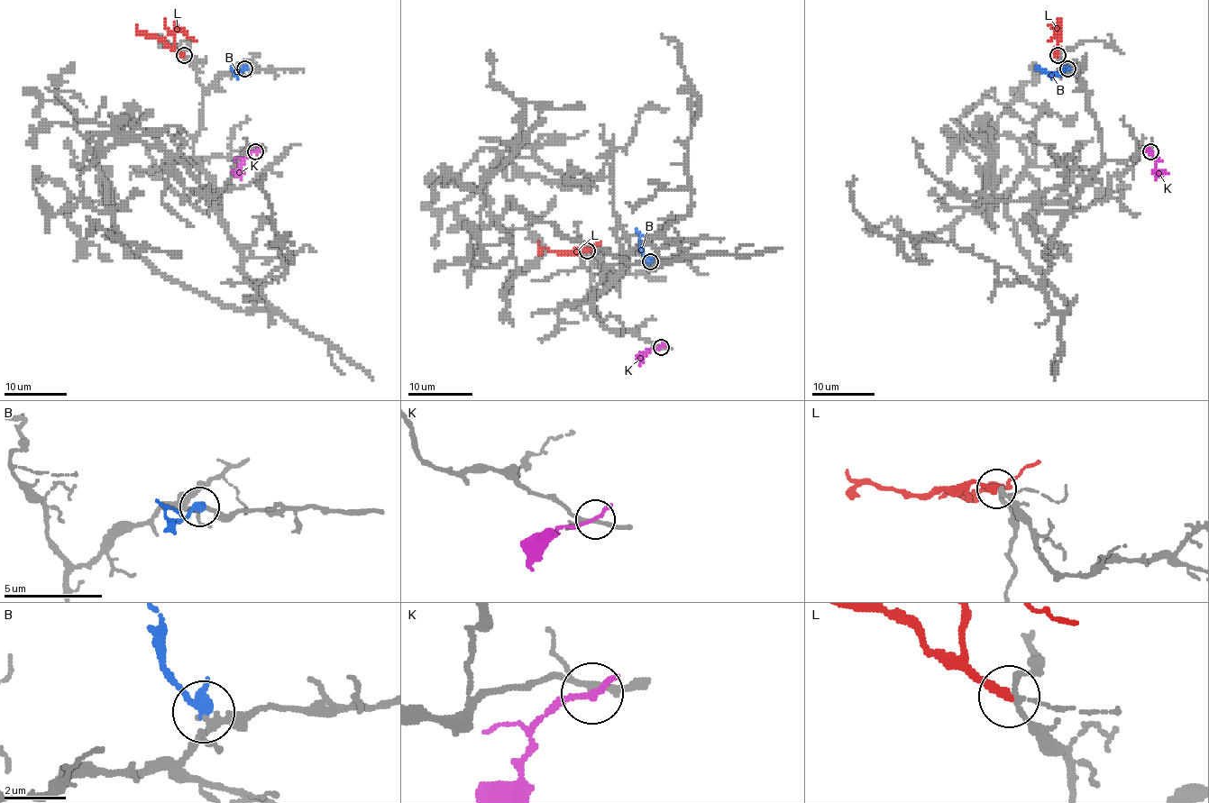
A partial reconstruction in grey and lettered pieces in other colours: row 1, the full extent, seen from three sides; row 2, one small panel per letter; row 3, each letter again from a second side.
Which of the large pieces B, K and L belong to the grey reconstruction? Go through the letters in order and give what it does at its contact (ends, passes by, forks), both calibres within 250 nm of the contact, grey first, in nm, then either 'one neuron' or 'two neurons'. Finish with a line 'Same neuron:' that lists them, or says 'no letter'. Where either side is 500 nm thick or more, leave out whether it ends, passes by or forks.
B: it ends | 160/420 nm | one neuron
K: it ends | 160/240 nm | two neurons
L: it ends | 160/320 nm | two neurons
Same neuron: B

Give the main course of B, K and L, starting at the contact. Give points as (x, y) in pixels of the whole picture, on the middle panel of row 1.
B: (650, 262), (642, 250), (642, 241), (635, 230)
K: (661, 346), (646, 351), (640, 364)
L: (587, 250), (573, 249), (554, 252), (541, 249), (538, 242)

